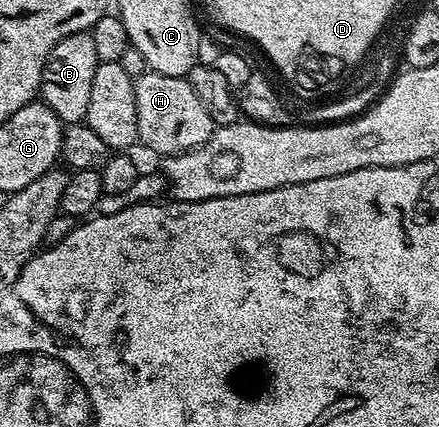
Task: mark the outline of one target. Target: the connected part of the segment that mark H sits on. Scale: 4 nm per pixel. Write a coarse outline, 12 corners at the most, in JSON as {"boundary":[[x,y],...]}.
{"boundary":[[187,78],[134,79],[138,140],[160,157],[212,136]]}

